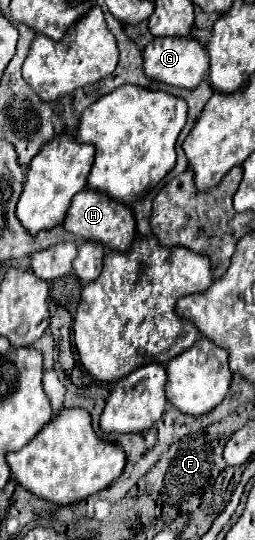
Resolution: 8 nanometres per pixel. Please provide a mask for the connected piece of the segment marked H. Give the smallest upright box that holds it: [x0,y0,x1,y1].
[63,189,135,251]

